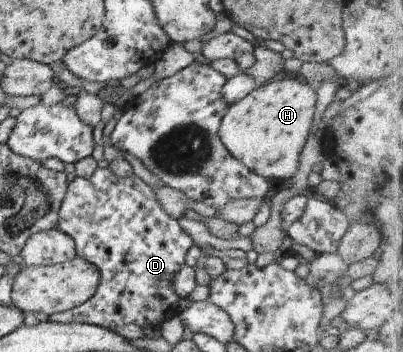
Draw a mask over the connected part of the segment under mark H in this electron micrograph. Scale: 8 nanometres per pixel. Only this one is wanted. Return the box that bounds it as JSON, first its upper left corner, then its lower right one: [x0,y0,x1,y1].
[218,79,316,181]

